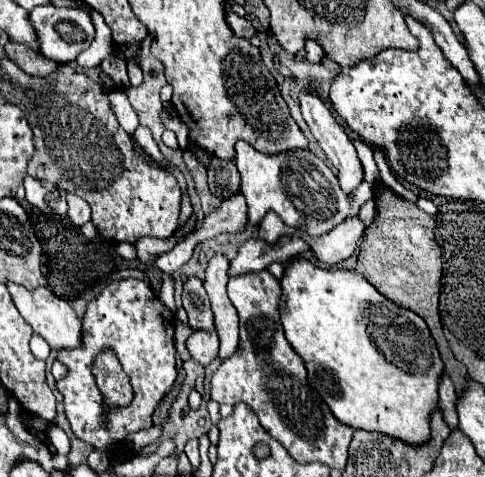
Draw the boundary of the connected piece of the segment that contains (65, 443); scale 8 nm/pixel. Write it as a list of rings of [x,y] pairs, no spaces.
[[[55,422],[49,424],[47,436],[49,436],[51,444],[57,448],[59,454],[67,454],[67,452],[69,452],[69,438],[67,438],[67,434],[65,434],[59,426],[55,426]]]

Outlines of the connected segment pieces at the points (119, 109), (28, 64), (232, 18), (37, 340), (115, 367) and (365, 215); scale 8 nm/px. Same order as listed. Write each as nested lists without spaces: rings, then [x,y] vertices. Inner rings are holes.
[[[115,88],[115,90],[111,90],[107,96],[109,96],[109,104],[111,104],[113,114],[117,116],[119,124],[133,136],[133,134],[135,134],[135,128],[139,126],[139,120],[137,120],[137,114],[135,114],[133,106],[131,106],[129,100],[127,100],[125,90]]]
[[[7,42],[5,44],[5,52],[9,54],[9,60],[17,62],[17,66],[21,66],[21,70],[25,70],[27,74],[33,76],[49,76],[57,64],[49,62],[47,58],[41,58],[41,54],[37,54],[33,48],[25,46],[25,44],[17,44],[17,42]]]
[[[231,10],[225,12],[225,18],[227,18],[227,24],[231,26],[231,30],[233,30],[235,36],[241,36],[241,38],[247,38],[247,40],[255,36],[255,28],[253,28],[251,22],[247,22],[245,18],[237,16],[237,14],[231,12]]]
[[[33,334],[33,338],[31,338],[31,352],[33,352],[33,356],[39,358],[39,360],[45,360],[49,356],[49,350],[51,350],[49,344],[39,334]]]
[[[103,350],[95,356],[93,376],[99,392],[103,394],[103,406],[107,410],[129,406],[129,402],[133,400],[133,388],[113,350]]]
[[[369,199],[365,204],[363,204],[363,206],[361,206],[359,218],[364,222],[366,227],[371,225],[371,222],[373,222],[376,215],[377,208],[373,199]]]

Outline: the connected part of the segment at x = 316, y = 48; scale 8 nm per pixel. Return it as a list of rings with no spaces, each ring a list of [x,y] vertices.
[[[315,42],[305,44],[305,52],[307,52],[307,60],[309,60],[311,64],[319,64],[321,58],[323,58],[323,50],[321,50],[321,46],[315,44]]]

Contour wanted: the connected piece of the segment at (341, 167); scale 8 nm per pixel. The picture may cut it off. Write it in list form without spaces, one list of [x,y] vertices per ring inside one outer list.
[[[299,92],[299,104],[301,104],[301,114],[303,114],[303,120],[307,122],[307,126],[311,128],[315,140],[319,142],[319,146],[323,148],[323,152],[327,154],[327,158],[331,160],[331,164],[339,170],[339,184],[345,192],[351,192],[355,190],[361,182],[363,182],[363,166],[355,154],[355,148],[345,132],[345,128],[335,120],[335,116],[329,112],[329,108],[317,98],[313,96],[311,92]]]

